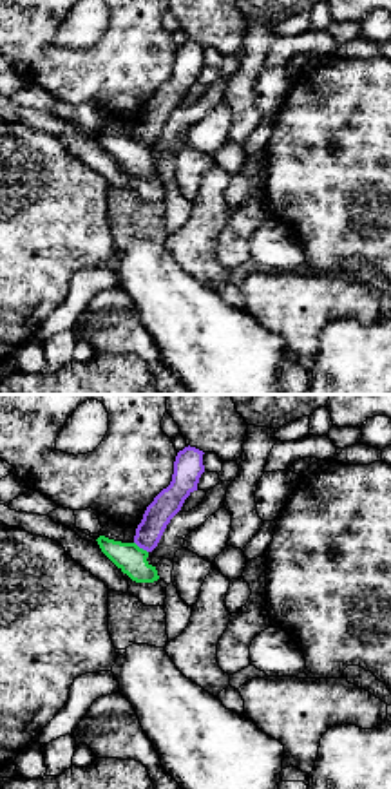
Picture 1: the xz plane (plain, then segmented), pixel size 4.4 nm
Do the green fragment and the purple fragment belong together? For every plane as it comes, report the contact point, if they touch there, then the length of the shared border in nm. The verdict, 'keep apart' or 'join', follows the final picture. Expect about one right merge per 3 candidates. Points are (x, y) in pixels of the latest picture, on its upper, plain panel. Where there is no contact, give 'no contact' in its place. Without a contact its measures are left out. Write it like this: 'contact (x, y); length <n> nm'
contact (142, 143); length 80 nm

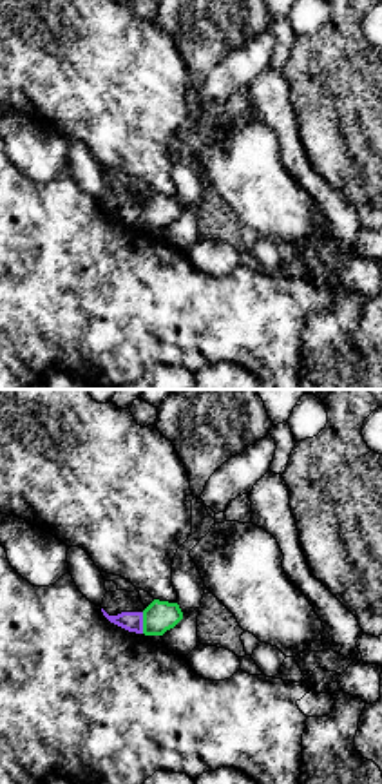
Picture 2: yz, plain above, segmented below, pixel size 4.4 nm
contact (143, 218); length 100 nm

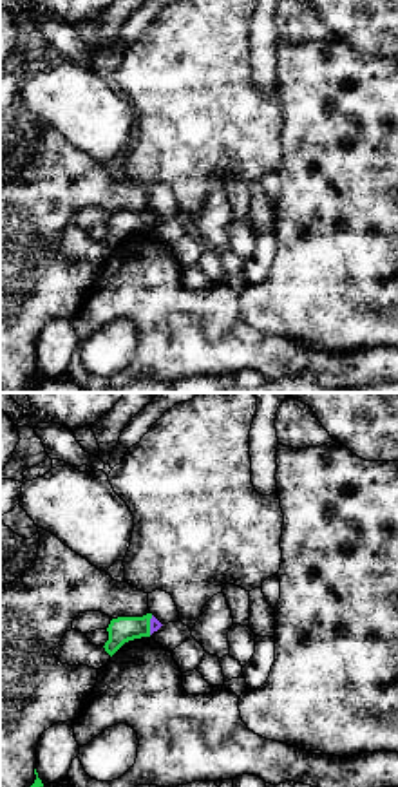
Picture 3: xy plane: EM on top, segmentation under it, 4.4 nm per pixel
contact (149, 219); length 90 nm

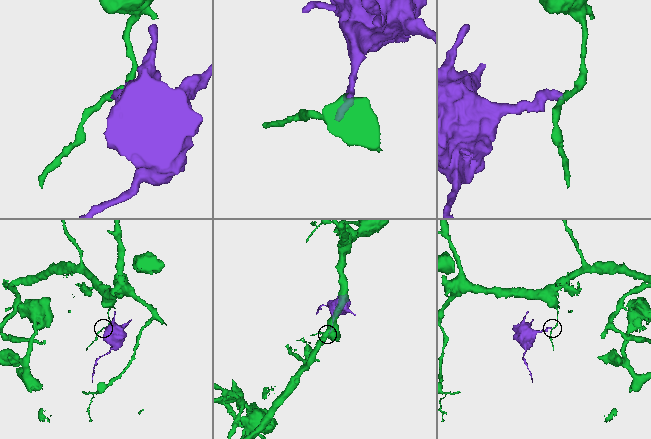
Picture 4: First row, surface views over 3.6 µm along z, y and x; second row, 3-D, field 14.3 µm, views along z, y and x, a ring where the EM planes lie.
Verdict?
keep apart

